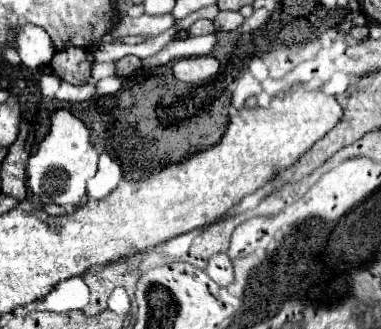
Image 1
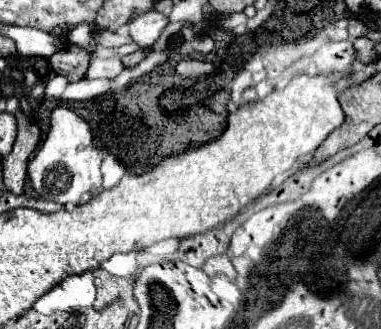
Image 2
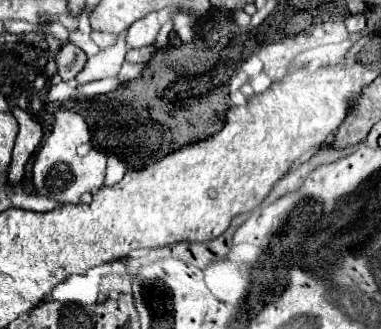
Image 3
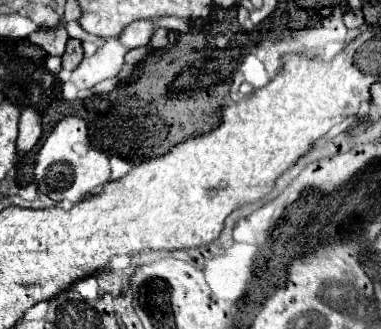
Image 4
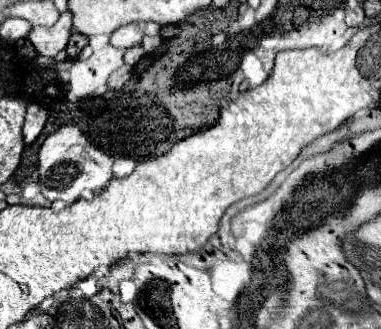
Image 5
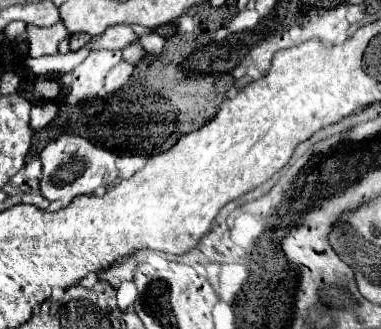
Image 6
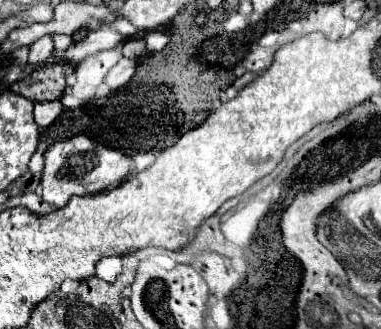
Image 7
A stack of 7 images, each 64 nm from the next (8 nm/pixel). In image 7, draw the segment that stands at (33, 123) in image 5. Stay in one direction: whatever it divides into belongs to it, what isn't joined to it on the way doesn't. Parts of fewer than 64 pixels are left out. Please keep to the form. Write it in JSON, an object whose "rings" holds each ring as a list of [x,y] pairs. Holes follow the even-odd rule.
{"rings":[[[59,100],[42,102],[34,105],[34,120],[40,126],[50,126],[62,112],[62,104]]]}

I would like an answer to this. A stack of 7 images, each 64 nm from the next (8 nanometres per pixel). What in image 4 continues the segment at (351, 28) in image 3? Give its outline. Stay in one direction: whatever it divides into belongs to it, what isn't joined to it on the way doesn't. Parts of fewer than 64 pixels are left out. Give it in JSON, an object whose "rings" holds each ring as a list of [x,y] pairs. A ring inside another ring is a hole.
{"rings":[[[348,10],[344,14],[344,24],[348,28],[358,28],[364,24],[364,16],[362,16],[362,10]]]}

